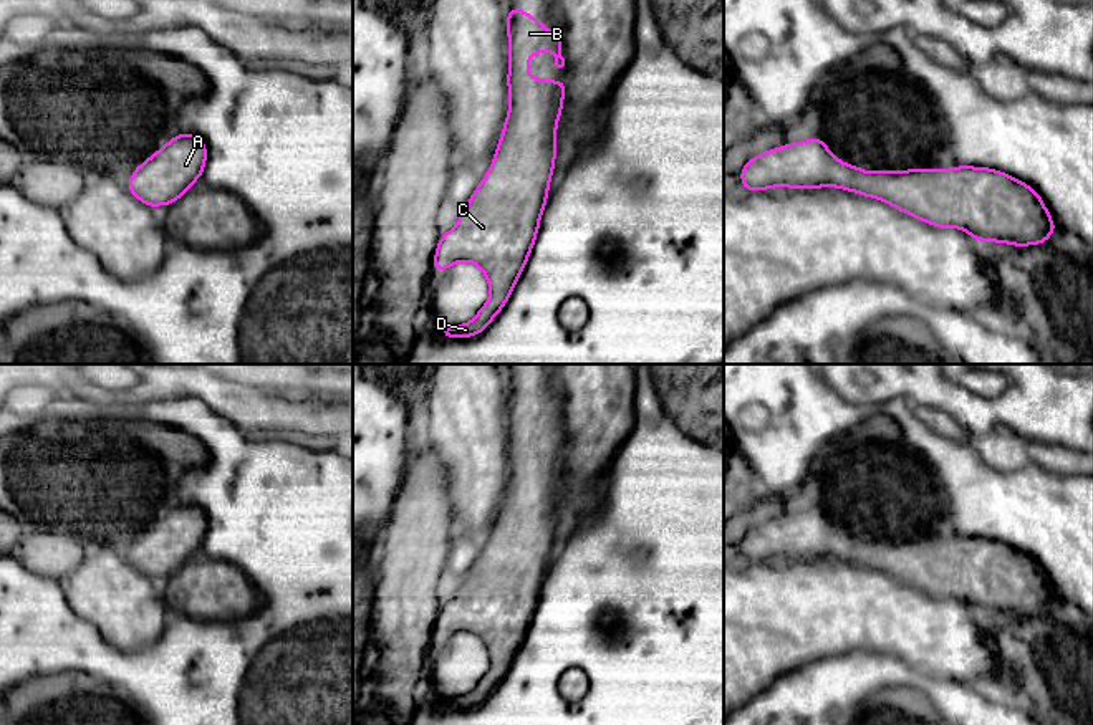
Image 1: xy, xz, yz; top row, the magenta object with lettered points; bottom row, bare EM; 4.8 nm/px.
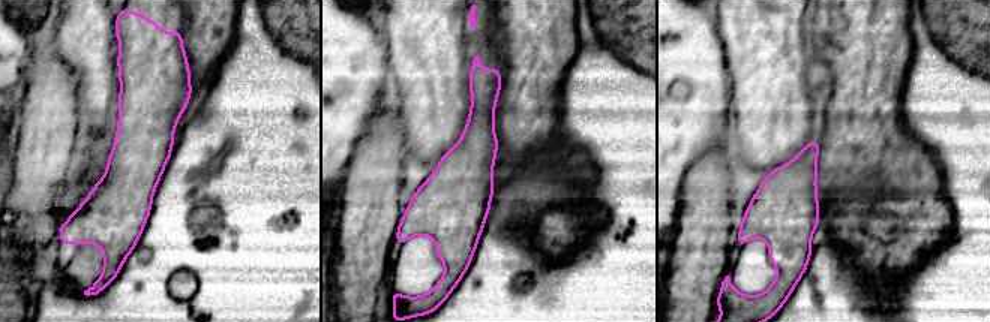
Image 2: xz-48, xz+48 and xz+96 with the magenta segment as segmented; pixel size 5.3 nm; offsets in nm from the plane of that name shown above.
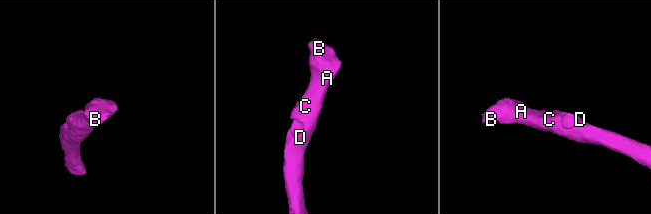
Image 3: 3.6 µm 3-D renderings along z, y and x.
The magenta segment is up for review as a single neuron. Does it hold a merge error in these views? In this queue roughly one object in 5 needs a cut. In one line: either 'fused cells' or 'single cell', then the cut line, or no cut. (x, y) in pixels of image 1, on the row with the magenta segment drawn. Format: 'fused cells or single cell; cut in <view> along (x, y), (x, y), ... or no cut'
single cell; no cut

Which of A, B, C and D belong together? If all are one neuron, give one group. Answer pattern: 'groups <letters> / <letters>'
groups A B C D

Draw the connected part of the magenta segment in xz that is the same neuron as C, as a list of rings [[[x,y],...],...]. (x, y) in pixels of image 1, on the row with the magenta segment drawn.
[[[510,8],[507,15],[510,106],[498,139],[492,166],[469,197],[465,210],[454,228],[445,232],[432,260],[432,270],[449,270],[459,262],[475,263],[489,281],[490,296],[472,321],[444,329],[449,338],[472,338],[485,331],[500,313],[522,276],[532,253],[540,217],[548,199],[548,187],[556,157],[556,124],[563,109],[565,78],[551,81],[532,78],[528,60],[540,51],[555,53],[555,66],[563,68],[561,31],[548,31],[538,18],[522,8]]]

